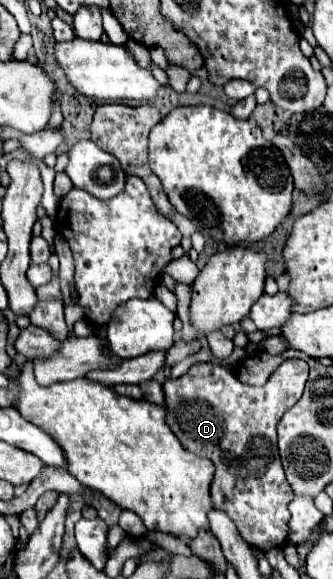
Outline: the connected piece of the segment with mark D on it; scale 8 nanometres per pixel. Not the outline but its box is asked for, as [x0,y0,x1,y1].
[163,359,309,551]

